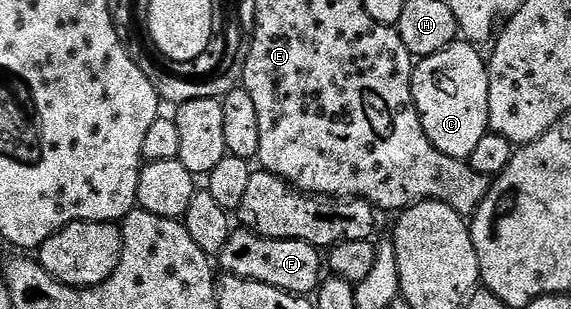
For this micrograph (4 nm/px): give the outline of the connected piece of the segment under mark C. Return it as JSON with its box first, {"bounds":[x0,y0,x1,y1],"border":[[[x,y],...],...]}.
{"bounds":[412,41,490,161],"border":[[[467,41],[451,43],[445,51],[423,56],[415,64],[412,73],[412,96],[426,137],[442,153],[465,161],[470,157],[470,153],[474,153],[478,141],[482,141],[482,137],[490,131],[488,126],[488,94],[490,93],[488,65],[485,56],[483,54],[480,56],[476,51],[479,50]]]}

